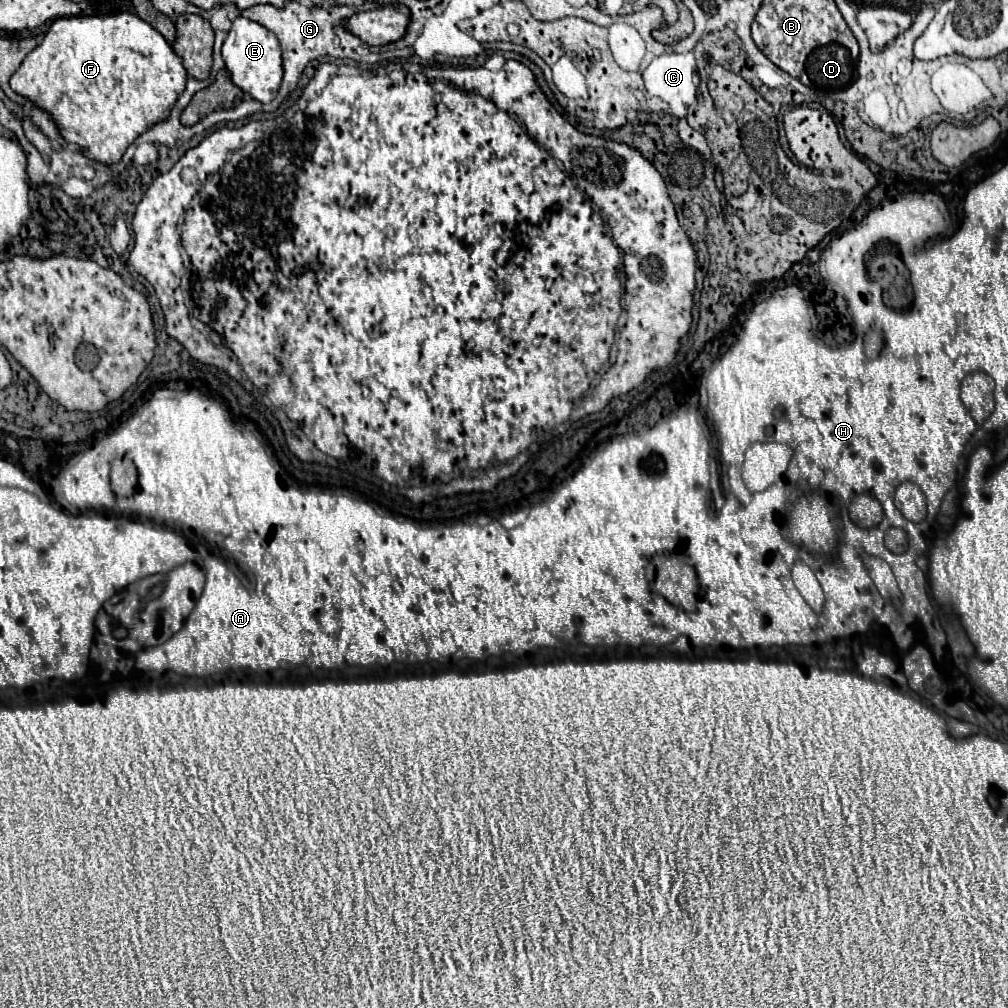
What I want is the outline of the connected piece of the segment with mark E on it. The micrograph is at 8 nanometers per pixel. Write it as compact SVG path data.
M238 16L232 22L232 30L228 32L228 38L222 46L222 58L226 62L226 68L232 72L232 82L238 88L264 104L276 98L282 84L282 50L274 32L266 30L254 20Z

